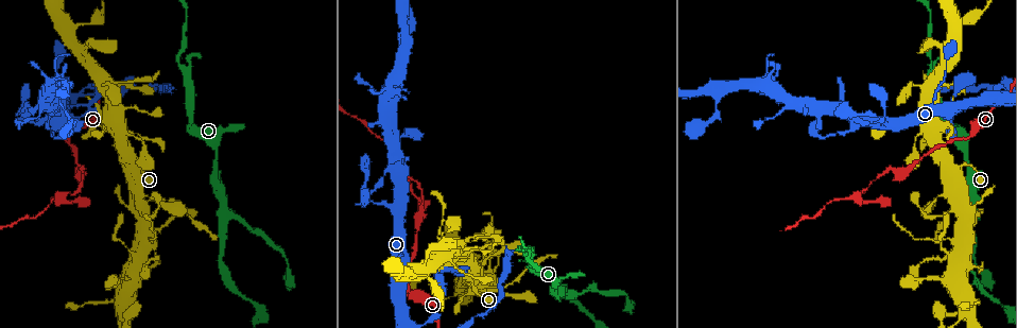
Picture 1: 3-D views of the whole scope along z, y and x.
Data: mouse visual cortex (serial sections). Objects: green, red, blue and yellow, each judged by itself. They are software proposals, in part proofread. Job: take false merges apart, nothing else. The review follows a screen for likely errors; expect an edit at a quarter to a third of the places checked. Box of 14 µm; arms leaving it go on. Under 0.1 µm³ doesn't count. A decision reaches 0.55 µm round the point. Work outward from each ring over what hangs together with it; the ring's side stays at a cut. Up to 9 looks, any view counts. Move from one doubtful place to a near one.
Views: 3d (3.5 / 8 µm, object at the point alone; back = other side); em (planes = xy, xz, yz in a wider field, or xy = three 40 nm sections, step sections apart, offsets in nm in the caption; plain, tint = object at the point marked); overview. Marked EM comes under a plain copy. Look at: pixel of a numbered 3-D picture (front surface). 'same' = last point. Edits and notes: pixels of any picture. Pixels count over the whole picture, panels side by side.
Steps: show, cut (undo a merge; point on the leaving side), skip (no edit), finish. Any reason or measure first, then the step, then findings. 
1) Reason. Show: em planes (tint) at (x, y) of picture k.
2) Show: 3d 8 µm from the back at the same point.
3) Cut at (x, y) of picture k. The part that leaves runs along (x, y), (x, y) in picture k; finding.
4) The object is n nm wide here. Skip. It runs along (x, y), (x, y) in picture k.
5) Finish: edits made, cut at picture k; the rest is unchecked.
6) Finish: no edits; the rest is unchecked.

Three arms meet. Show: 3d 3.5 µm at (88, 113) of picture 1.

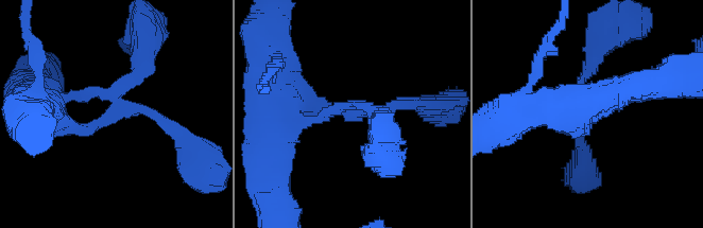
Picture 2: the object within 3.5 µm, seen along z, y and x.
3 arms meet here; the arms are 150, 200, 300 nm wide. Show: em xy step 3 (tint) at (349, 116) of picture 2.

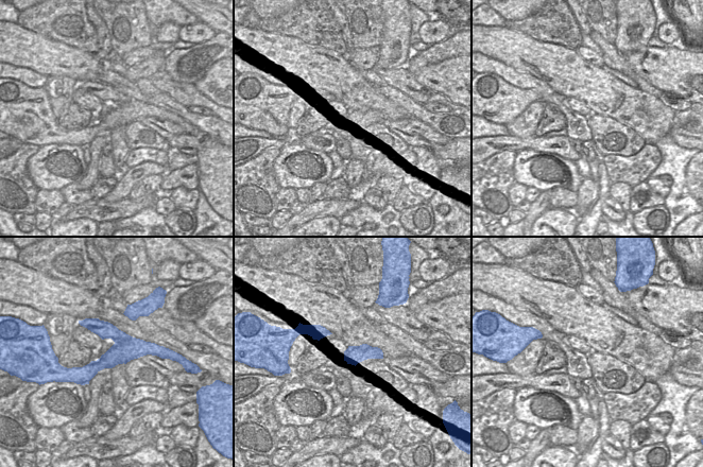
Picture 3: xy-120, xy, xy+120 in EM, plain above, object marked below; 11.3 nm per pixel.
Skip. It runs along (159, 349), (124, 349), (73, 372) in picture 3; continuous, no second cell.

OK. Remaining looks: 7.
A narrow waist. Show: 3d 3.5 µm at (473, 317) of picture 1.

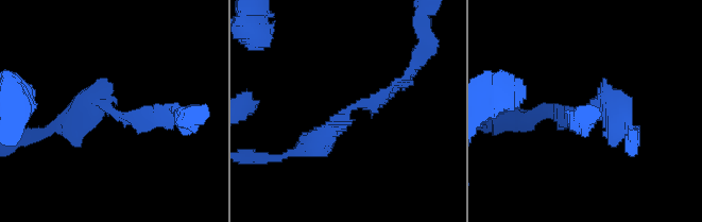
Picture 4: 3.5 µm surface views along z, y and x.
Now the EM. Show: em xy step 5 (tint) at (348, 108) of picture 4.

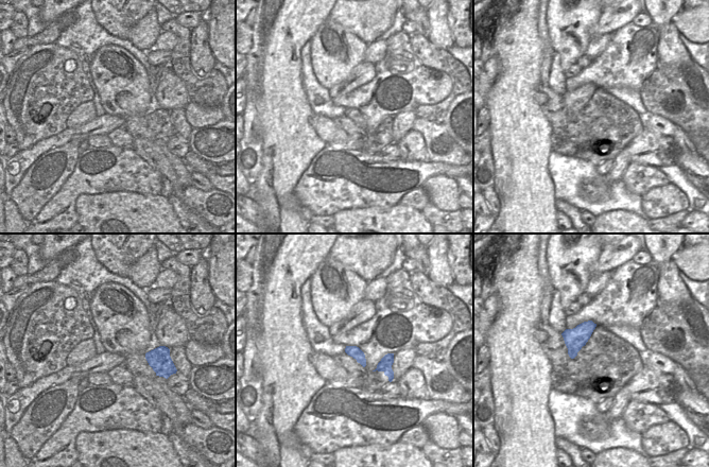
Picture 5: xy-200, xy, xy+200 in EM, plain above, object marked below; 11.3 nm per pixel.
Cut it another way. Show: em planes (tint) at the same point.

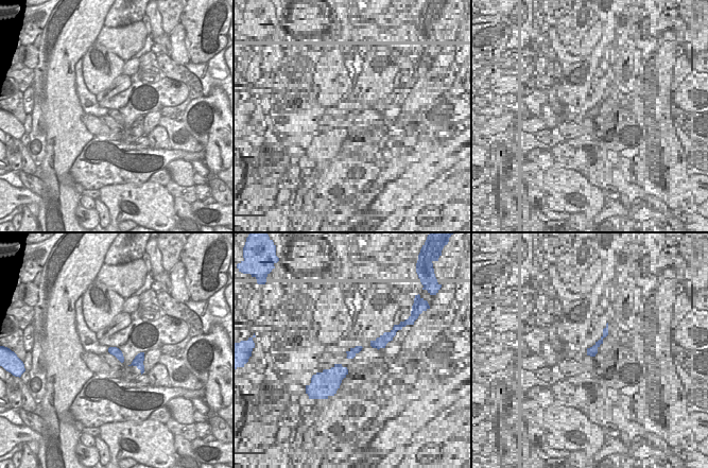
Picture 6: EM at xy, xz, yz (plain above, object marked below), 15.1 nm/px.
The arms are 150, 350 nm wide. Cut at (141, 114) of picture 4. The part that leaves runs along (108, 107), (154, 120), (173, 107), (183, 117) in picture 4; two cells meet here.

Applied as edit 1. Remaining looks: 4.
Sharp bend. Show: 3d 8 µm at (143, 204) of picture 1.

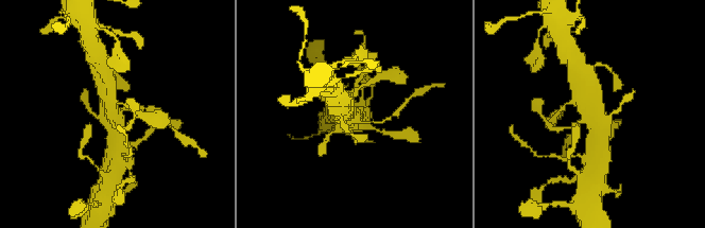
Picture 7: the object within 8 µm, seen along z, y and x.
Now the EM. Show: em xy step 5 (tint) at (595, 113) of picture 7.

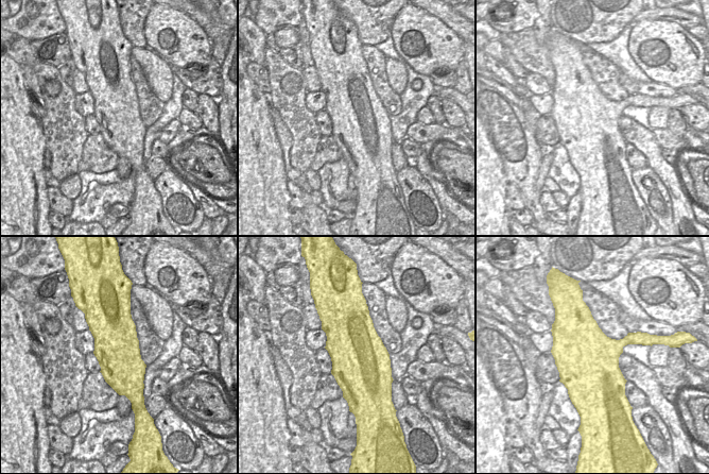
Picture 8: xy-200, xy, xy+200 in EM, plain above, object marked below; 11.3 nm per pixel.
Cut at (150, 108) of picture 7. The part that leaves runs along (360, 123), (381, 122), (400, 110) in picture 7; two cells meet here.

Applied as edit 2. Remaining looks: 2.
Finish: edits made, cut at picture 4, cut at picture 7; the rest is unchecked.

